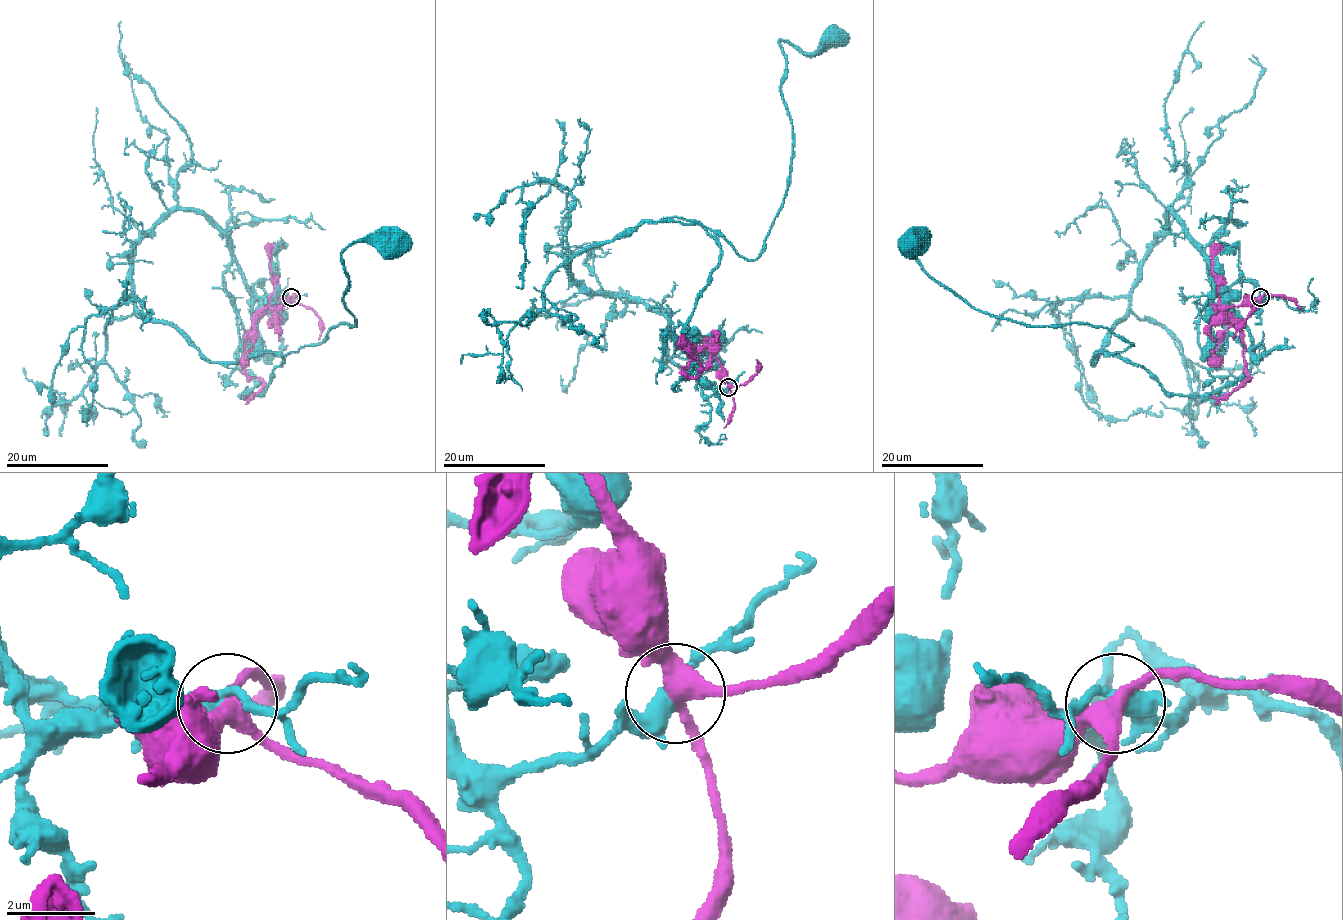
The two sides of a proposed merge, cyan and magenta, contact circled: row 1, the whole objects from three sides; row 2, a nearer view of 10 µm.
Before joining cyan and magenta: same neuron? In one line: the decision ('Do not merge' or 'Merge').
Do not merge

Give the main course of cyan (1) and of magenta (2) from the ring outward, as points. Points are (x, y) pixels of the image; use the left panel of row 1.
1: (290, 297), (254, 287), (248, 395), (271, 381), (280, 355), (353, 325), (343, 302), (348, 247), (399, 248)
2: (291, 297), (282, 306), (269, 306), (248, 333), (245, 372), (258, 378), (263, 387), (249, 397), (244, 396)

